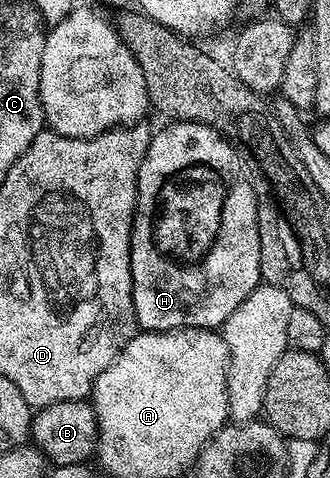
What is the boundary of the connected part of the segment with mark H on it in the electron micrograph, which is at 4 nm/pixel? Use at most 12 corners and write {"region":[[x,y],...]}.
{"region":[[204,122],[152,133],[140,331],[215,330],[260,285],[259,206]]}

